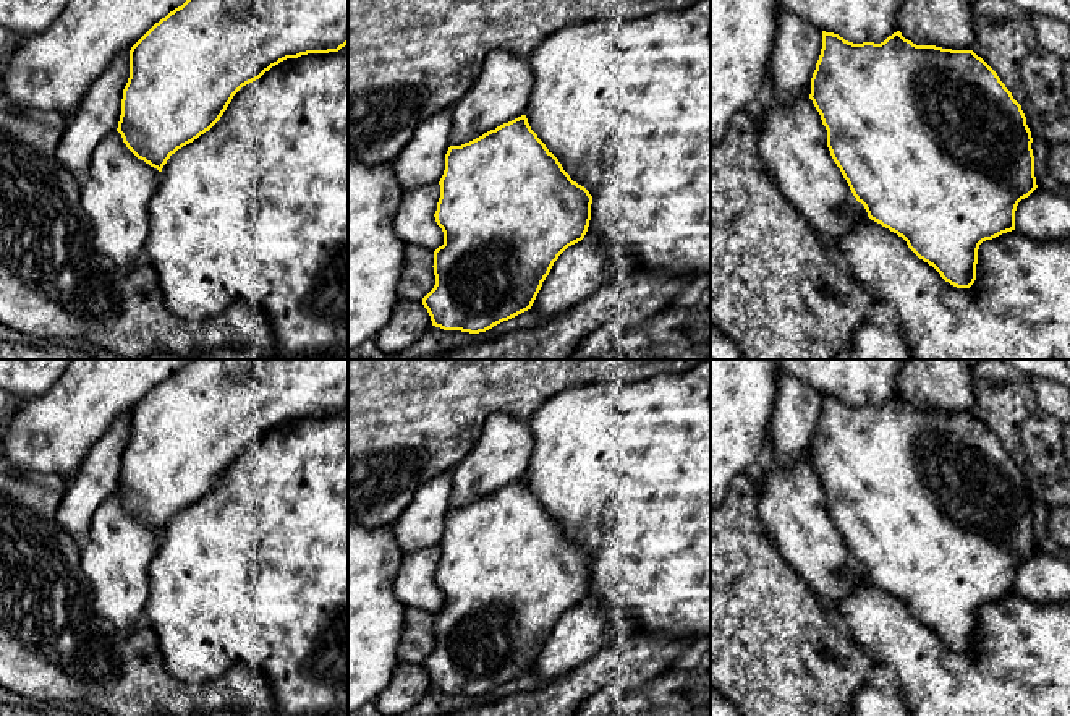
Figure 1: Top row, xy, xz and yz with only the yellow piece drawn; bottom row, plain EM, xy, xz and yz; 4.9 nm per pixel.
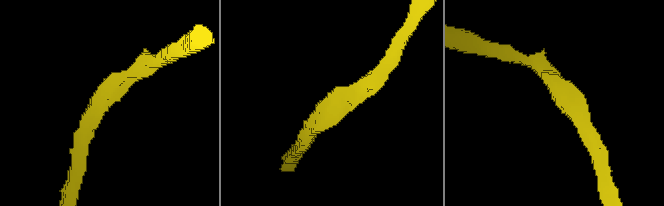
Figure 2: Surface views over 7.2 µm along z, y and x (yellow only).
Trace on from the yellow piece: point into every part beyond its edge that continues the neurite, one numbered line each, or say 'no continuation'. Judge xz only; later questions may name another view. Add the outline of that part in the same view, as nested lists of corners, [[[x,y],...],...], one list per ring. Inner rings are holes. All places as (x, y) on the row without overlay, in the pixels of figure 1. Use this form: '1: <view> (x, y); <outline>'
1: xz (501, 456); [[[497,411],[487,418],[471,452],[452,470],[450,509],[461,509],[526,476],[533,426]]]

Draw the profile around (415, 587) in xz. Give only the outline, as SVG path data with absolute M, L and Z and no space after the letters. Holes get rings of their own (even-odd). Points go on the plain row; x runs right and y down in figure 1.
M431 546L405 557L395 580L395 595L406 606L437 612L444 595L435 585L440 548Z

